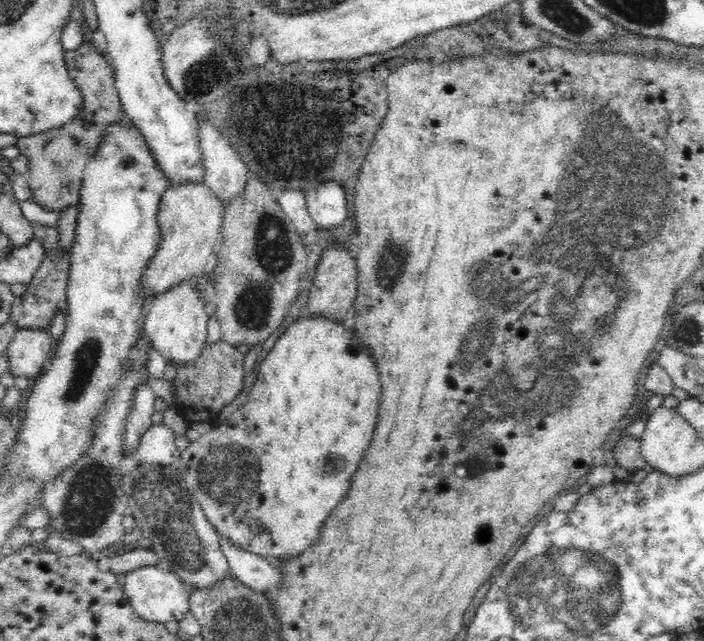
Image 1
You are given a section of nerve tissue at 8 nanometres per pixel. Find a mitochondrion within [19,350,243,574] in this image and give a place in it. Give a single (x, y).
(93, 496)

